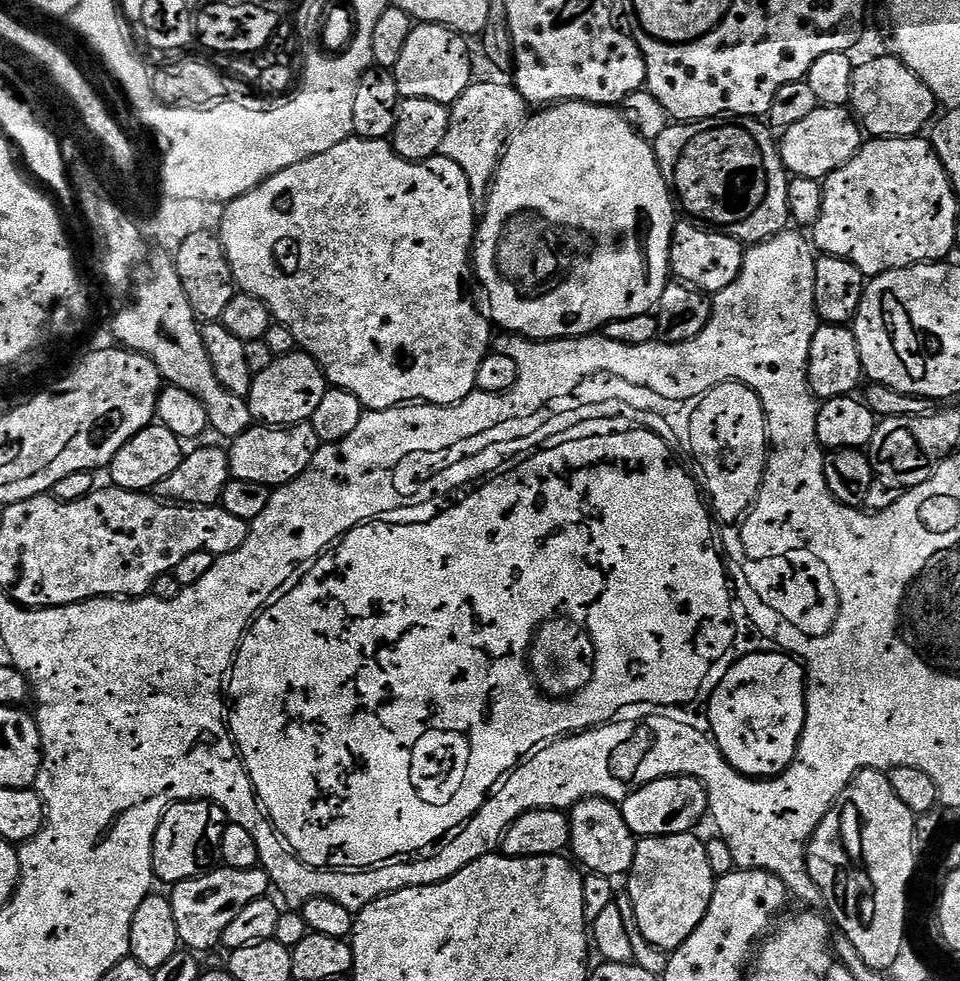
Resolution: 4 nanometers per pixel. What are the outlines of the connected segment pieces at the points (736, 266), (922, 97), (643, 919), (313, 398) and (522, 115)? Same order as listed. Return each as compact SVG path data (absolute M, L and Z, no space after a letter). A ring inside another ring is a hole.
M680 222L672 231L672 249L668 251L670 272L679 283L705 294L715 294L740 277L745 251L745 245L726 234L702 228L695 222Z
M894 54L872 58L853 69L850 110L853 119L872 138L917 136L935 117L936 96Z
M692 832L637 839L632 869L626 877L626 891L633 902L642 938L665 954L671 954L678 946L682 946L682 942L686 942L686 938L698 930L698 922L706 918L706 910L710 906L710 898L718 879L710 870L710 858L706 858L707 849L707 843L703 839L700 841Z
M303 350L277 356L267 370L253 376L252 388L246 397L253 421L264 426L291 426L311 421L322 394L328 392L330 385L320 369L318 361Z
M488 80L485 84L473 82L471 86L450 105L446 138L442 138L439 155L458 162L470 182L472 198L477 202L487 201L492 187L492 177L500 164L507 143L524 127L530 108L523 94L511 83L495 84Z

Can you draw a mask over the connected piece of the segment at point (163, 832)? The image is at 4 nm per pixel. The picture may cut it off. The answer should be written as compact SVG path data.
M185 800L170 805L154 834L153 877L159 883L161 880L167 886L175 886L211 869L217 859L225 827L226 817L222 806L213 804L211 800Z

